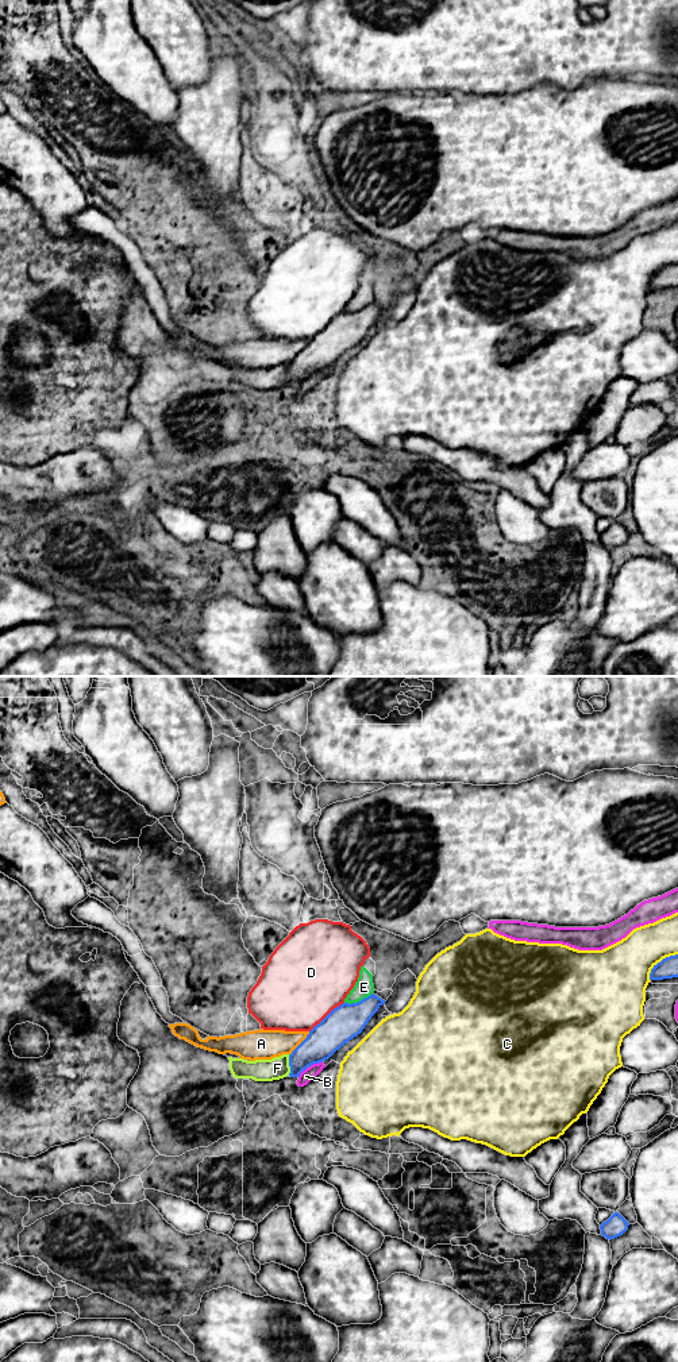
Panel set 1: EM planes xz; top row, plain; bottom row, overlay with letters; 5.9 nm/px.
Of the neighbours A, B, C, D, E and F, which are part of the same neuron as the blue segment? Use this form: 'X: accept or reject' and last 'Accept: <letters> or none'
A: accept
B: reject
C: reject
D: reject
E: reject
F: reject
Accept: A

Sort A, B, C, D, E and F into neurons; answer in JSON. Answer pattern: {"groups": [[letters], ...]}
{"groups": [["A"], ["B"], ["C"], ["D"], ["E", "F"]]}

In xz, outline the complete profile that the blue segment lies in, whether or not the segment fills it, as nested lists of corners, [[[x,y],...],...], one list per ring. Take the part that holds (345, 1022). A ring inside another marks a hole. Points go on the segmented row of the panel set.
[[[371,993],[370,996],[362,999],[358,1003],[343,1003],[334,1008],[319,1025],[316,1025],[311,1031],[285,1031],[285,1030],[254,1030],[246,1031],[235,1035],[224,1037],[207,1037],[201,1039],[199,1031],[188,1023],[174,1023],[169,1025],[173,1034],[180,1039],[209,1050],[219,1054],[236,1054],[243,1060],[271,1060],[282,1054],[289,1056],[290,1077],[298,1077],[303,1070],[313,1064],[323,1062],[328,1060],[336,1050],[339,1050],[344,1043],[362,1033],[371,1016],[378,1011],[378,1008],[385,1004],[385,1000]]]

